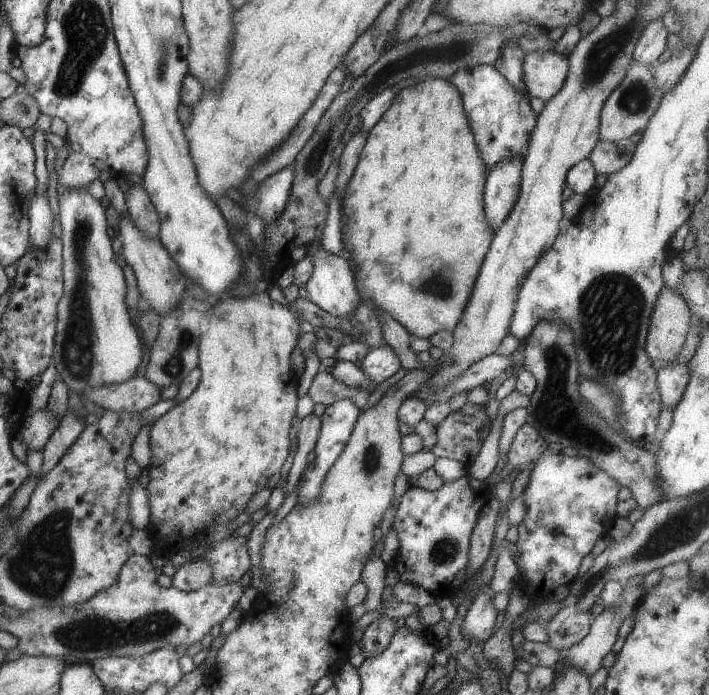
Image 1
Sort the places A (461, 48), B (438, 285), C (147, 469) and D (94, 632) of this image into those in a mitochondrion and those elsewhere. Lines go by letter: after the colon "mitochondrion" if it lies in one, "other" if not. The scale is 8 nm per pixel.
A: mitochondrion
B: mitochondrion
C: other
D: mitochondrion

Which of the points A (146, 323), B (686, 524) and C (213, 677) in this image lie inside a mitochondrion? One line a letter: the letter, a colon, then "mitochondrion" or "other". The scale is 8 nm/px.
A: other
B: mitochondrion
C: other

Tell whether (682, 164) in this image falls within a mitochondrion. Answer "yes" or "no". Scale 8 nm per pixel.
no

